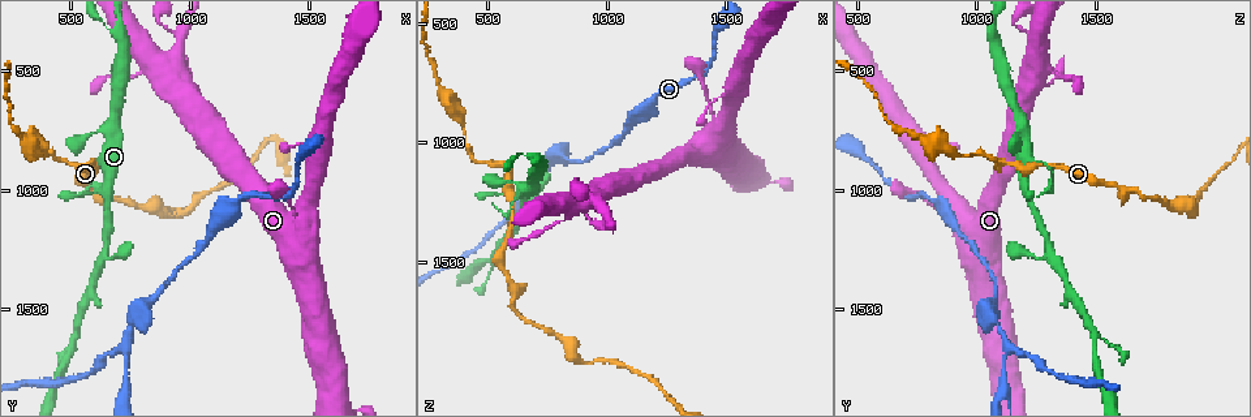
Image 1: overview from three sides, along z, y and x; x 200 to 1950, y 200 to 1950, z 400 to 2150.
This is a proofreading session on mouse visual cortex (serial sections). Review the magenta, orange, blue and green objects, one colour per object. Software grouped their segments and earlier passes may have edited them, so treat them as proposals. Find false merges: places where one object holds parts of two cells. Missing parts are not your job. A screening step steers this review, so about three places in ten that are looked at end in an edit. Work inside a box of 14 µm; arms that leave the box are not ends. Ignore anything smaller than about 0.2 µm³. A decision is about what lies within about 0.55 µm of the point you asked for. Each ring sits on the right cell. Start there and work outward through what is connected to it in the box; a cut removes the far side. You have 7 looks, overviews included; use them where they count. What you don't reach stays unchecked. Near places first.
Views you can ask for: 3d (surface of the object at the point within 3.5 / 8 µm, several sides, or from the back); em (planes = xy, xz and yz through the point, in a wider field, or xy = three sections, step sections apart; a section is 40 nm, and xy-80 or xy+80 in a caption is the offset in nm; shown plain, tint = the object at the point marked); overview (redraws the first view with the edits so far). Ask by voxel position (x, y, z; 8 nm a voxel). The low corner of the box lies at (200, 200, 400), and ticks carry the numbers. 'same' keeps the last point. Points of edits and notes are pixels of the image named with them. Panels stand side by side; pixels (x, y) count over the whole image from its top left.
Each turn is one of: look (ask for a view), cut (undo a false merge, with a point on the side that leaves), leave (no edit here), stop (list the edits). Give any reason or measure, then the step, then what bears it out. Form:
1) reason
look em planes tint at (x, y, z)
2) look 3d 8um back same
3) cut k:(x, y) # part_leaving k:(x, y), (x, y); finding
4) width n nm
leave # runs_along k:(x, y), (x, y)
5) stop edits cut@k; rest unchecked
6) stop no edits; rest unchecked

abrupt turn
look 3d 8um at (920, 460, 1250)

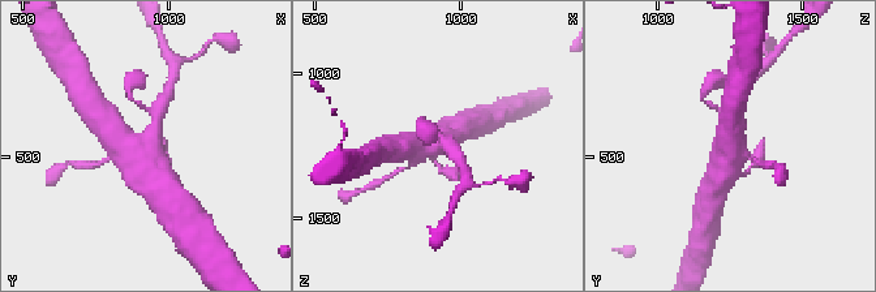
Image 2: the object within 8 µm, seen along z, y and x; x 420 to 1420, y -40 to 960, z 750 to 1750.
closer look
look 3d 3.5um at (930, 450, 1240)

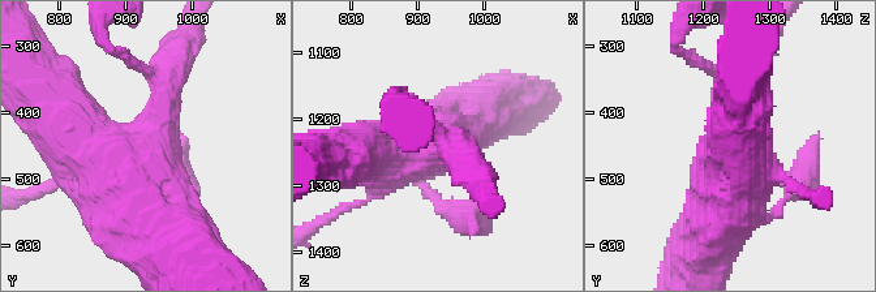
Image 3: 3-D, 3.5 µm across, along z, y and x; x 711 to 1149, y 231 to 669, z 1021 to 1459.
look em xy step 3 tint at (925, 460, 1240)

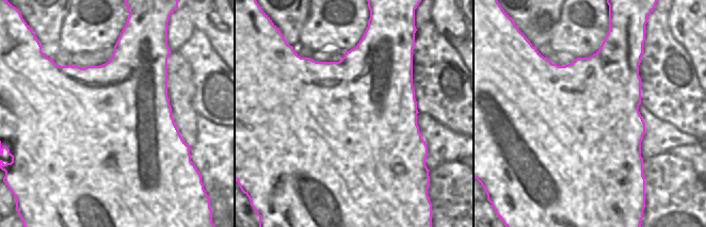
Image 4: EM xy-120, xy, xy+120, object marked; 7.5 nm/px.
leave # runs_along 3:(168, 241), (52, 108); one cell here

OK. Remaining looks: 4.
a fork
look 3d 3.5um at (700, 330, 1060)

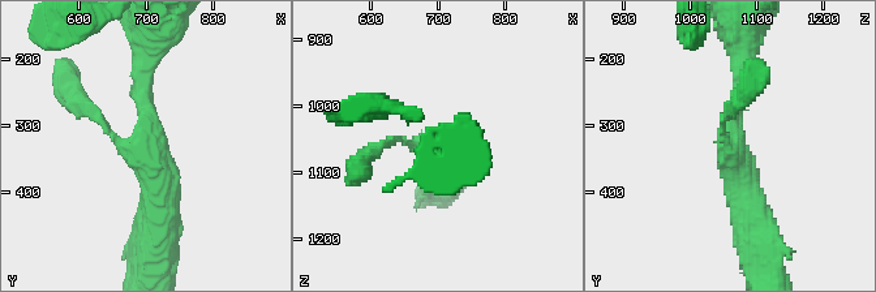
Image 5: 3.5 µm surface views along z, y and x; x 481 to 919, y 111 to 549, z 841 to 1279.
arms 3; arm_widths 150, 200, 450 nm; shape alone is not enough
look em xy step 3 tint at (685, 340, 1065)

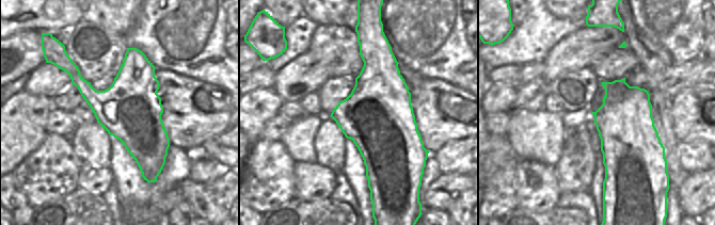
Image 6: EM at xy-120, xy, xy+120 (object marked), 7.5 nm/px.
leave # runs_along 5:(154, 230), (158, 172), (78, 101); all the same cell

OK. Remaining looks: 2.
two arms in line, one across
look 3d 3.5um at (740, 1850, 1120)

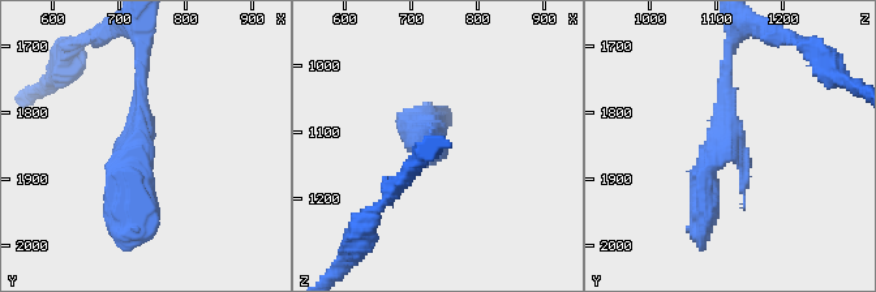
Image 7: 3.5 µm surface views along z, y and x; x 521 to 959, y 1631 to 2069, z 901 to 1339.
leave # runs_along 7:(731, 43), (708, 207); continuous, no second cell

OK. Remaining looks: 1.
stop no edits; rest unchecked

